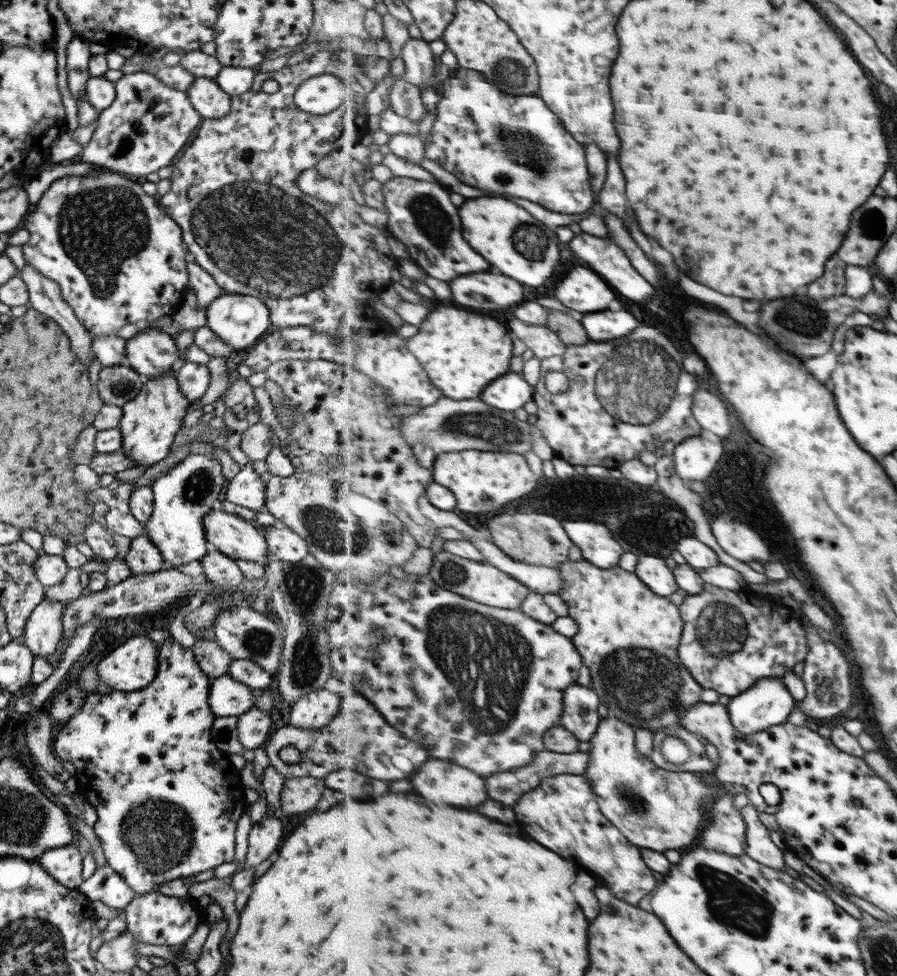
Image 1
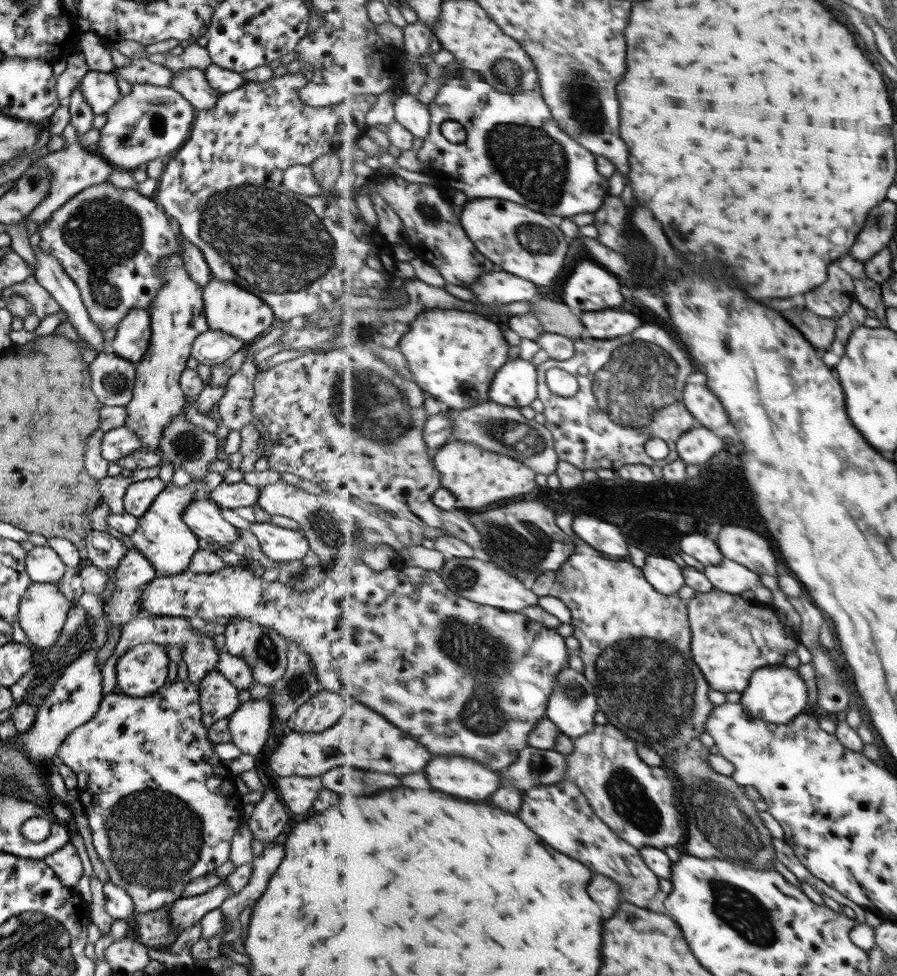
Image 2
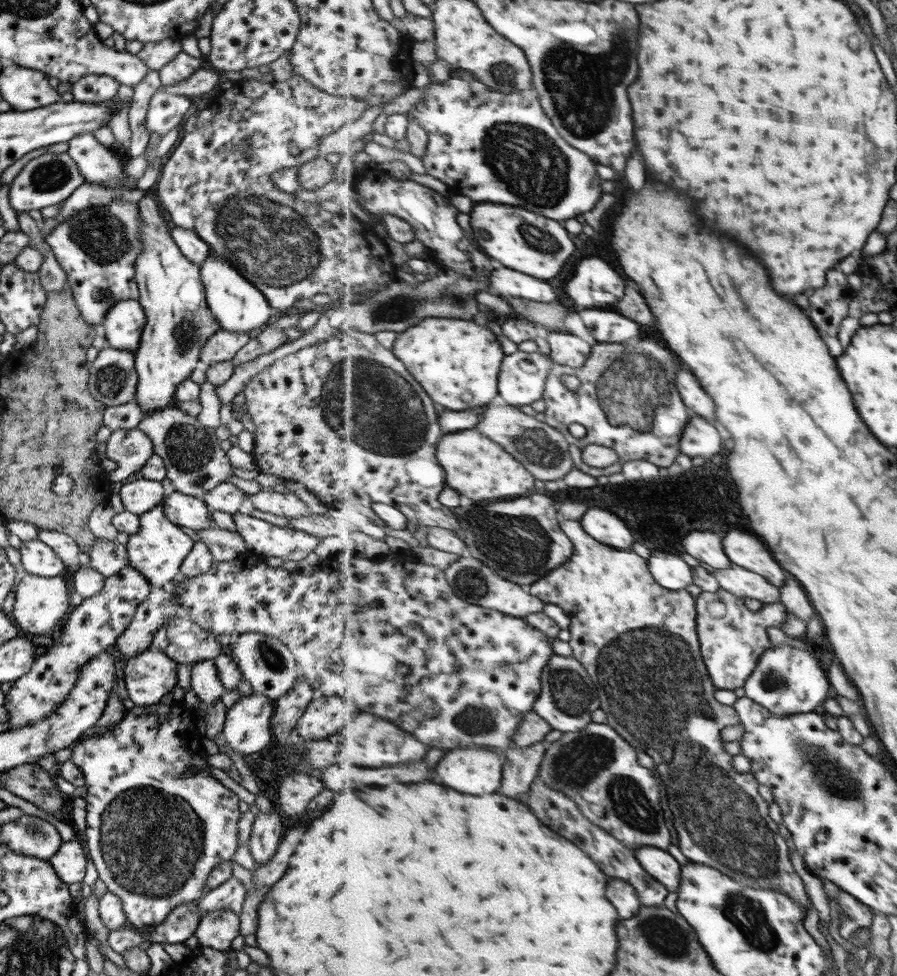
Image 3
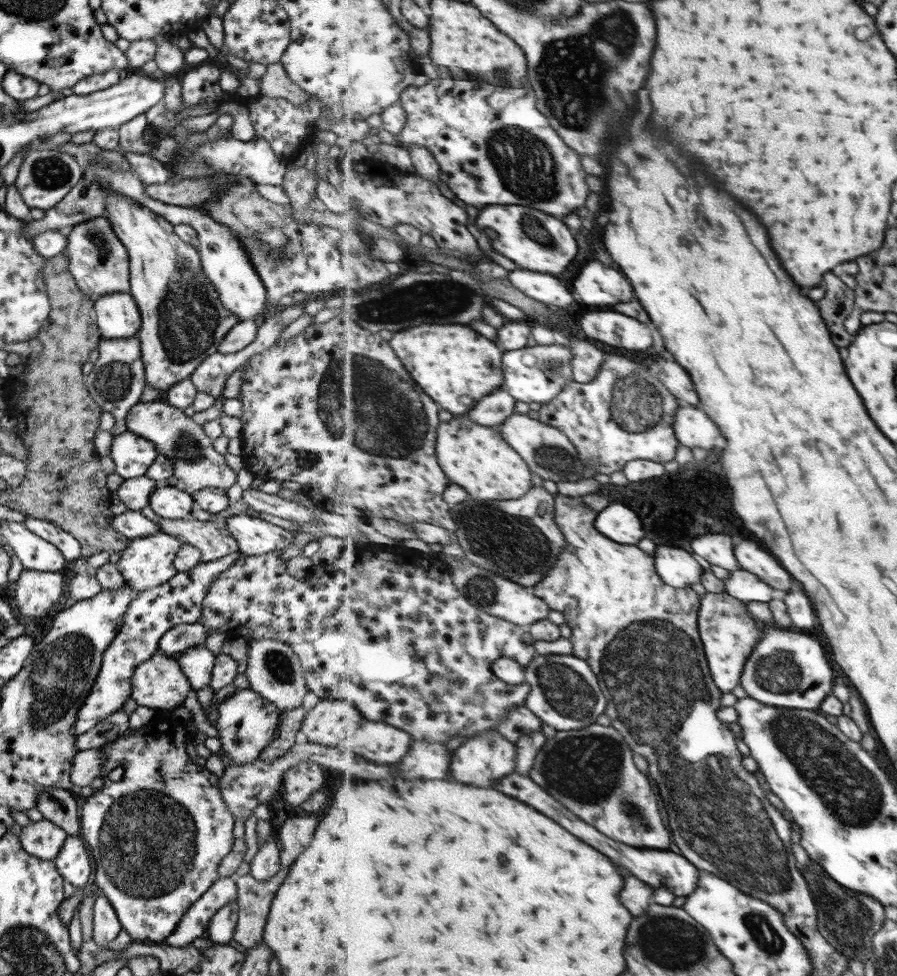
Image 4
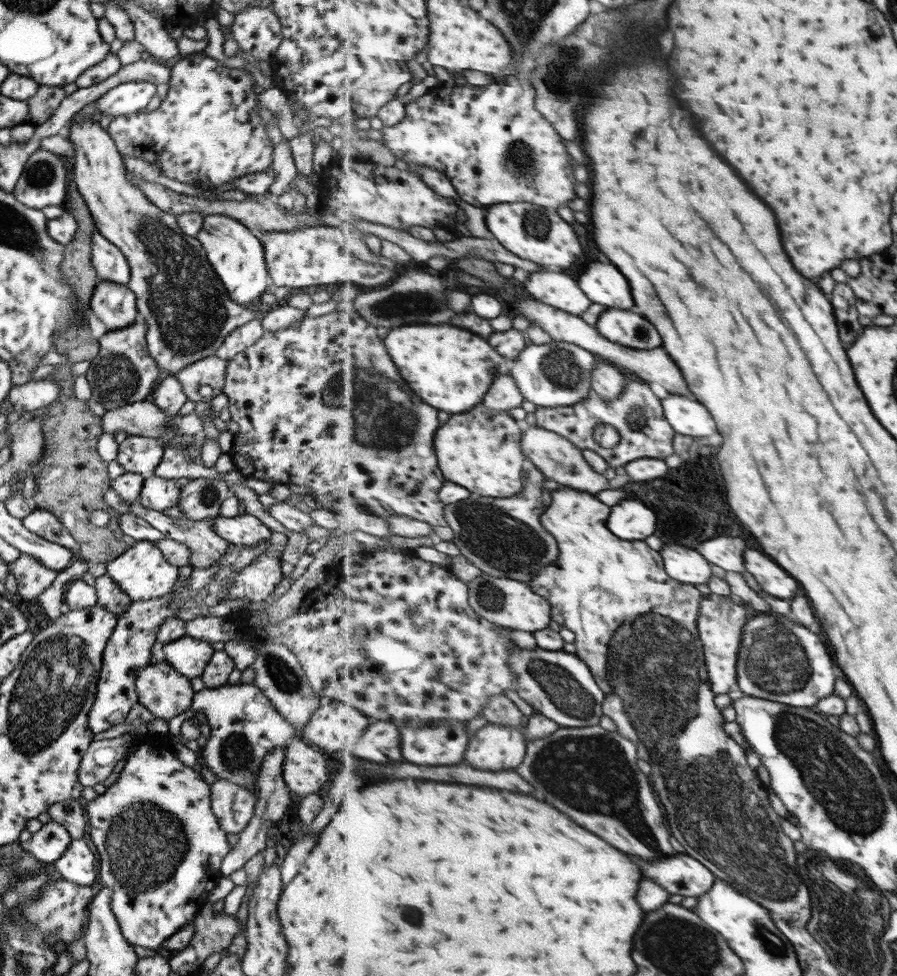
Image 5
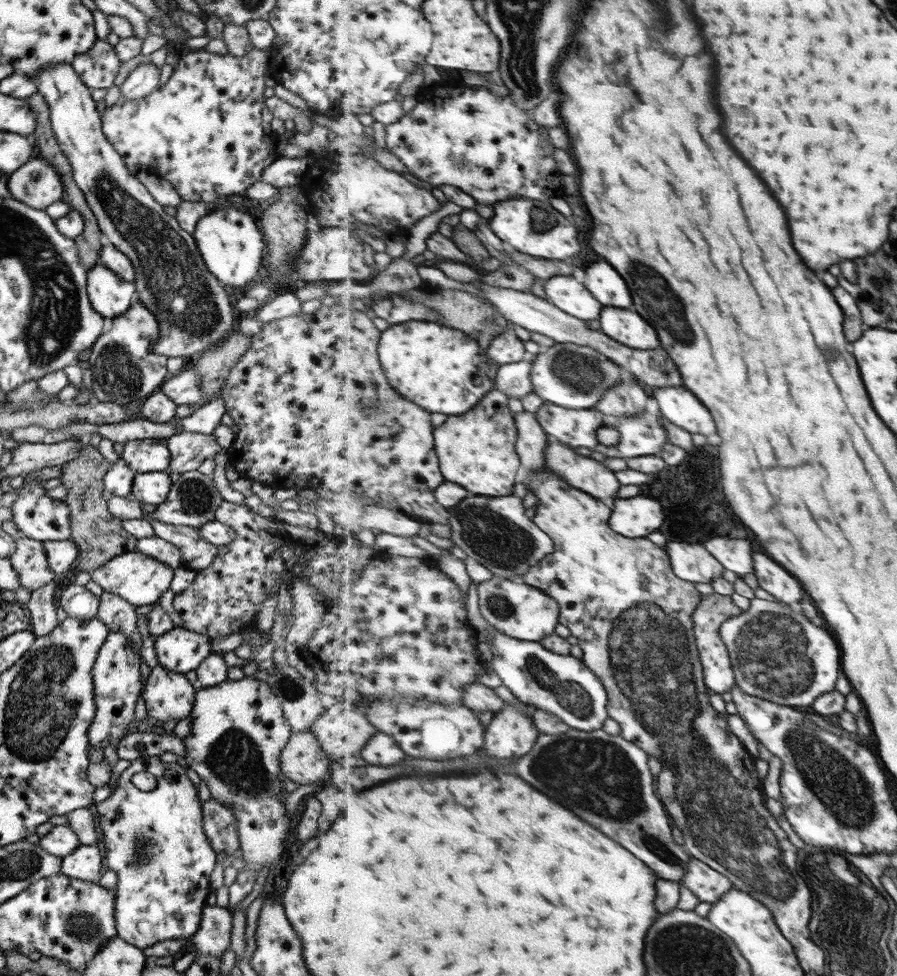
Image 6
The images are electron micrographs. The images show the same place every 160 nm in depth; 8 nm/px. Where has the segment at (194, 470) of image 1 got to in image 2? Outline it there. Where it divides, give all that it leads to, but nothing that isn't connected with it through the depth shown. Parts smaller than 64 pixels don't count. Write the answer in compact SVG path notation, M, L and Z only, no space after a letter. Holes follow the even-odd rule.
M208 471L207 475L203 475L199 481L189 479L190 482L185 488L177 488L172 483L165 486L161 493L155 496L149 508L145 510L145 514L137 518L137 528L129 536L133 548L151 563L156 576L171 576L187 570L189 561L199 546L198 538L183 524L183 510L189 506L189 502L197 500L195 499L197 486L203 486L199 494L203 494L203 499L209 501L209 493L223 481L223 476L219 472Z

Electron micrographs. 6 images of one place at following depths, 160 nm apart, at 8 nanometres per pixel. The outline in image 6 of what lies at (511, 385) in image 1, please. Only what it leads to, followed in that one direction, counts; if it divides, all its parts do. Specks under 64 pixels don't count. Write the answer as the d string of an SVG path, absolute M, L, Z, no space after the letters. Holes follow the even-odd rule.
M556 342L555 346L541 349L537 356L531 378L535 392L547 403L573 410L591 409L606 396L610 388L624 382L620 366L590 346Z

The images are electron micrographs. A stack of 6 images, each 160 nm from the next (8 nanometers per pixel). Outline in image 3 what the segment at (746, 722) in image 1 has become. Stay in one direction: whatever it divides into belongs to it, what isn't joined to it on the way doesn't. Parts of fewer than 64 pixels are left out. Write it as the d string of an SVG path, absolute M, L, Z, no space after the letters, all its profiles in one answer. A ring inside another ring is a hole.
M784 644L771 647L762 654L744 690L751 700L767 707L774 715L783 716L813 712L828 699L829 692L832 692L827 672L823 670L821 660L815 656L813 650L800 650Z

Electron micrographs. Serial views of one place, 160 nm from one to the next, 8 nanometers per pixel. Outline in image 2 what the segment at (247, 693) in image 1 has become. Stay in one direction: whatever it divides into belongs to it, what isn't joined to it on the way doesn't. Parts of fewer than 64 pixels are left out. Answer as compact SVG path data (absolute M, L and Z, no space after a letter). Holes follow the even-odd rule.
M217 669L205 674L198 684L201 722L205 728L220 718L228 718L241 704L237 699L238 691Z

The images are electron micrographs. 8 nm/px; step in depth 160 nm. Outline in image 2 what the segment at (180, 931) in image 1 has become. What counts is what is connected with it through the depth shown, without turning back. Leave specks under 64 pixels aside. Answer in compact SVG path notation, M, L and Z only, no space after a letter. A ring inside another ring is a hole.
M164 904L157 910L134 912L132 918L137 922L137 936L141 946L145 948L164 949L169 947L177 937L170 926L168 910L170 904Z

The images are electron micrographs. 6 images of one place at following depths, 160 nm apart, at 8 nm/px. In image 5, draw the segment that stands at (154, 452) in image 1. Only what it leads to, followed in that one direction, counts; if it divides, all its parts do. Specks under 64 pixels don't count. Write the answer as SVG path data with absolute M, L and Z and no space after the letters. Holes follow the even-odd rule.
M69 120L66 129L69 136L65 138L74 148L74 160L70 162L73 182L77 192L84 198L98 233L114 244L127 261L130 276L126 287L134 294L137 316L148 326L145 335L146 347L149 356L159 368L175 376L179 370L192 362L214 355L223 339L235 330L235 327L254 318L263 317L261 313L242 307L227 296L223 283L206 259L200 238L183 234L174 215L163 212L139 190L139 187L128 181L121 155L97 121Z

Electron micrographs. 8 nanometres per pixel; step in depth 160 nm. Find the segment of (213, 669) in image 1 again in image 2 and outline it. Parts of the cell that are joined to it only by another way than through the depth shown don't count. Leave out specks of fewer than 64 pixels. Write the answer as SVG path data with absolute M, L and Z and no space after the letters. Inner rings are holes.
M153 617L130 619L125 625L121 626L119 638L112 654L103 663L101 669L102 676L102 694L108 695L112 692L116 685L115 665L116 660L124 653L125 650L132 646L137 646L146 642L152 642L161 646L178 646L180 655L185 662L188 682L191 684L199 684L199 681L210 670L215 669L218 659L218 651L213 645L213 639L210 636L198 633L187 619L180 617Z

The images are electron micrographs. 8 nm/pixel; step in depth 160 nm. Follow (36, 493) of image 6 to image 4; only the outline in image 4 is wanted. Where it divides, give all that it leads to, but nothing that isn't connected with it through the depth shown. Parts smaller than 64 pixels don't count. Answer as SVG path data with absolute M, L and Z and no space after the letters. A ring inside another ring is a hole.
M26 518L24 525L29 532L55 546L67 562L73 562L80 557L78 541L73 535L60 529L59 526L37 518Z

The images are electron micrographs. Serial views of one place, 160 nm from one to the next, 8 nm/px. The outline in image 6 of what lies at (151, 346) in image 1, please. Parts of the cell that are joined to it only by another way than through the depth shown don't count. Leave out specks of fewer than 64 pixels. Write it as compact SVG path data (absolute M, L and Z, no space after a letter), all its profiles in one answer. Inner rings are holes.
M99 262L86 272L86 295L91 308L110 319L125 313L136 299L134 284L118 278Z

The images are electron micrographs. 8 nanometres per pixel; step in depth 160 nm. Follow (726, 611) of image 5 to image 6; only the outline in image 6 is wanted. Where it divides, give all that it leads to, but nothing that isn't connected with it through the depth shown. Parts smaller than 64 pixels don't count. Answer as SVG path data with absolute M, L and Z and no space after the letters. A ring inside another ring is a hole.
M715 592L712 596L706 596L694 613L694 633L701 654L704 679L708 688L720 695L723 692L730 692L738 684L730 650L727 648L726 641L722 638L721 629L724 622L735 616L739 616L739 612L731 608L730 602L726 597L718 596Z

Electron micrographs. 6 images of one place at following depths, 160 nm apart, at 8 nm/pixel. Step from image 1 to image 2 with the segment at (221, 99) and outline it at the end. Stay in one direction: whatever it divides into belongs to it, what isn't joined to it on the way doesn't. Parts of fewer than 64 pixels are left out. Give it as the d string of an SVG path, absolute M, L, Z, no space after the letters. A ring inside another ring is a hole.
M195 68L173 72L170 87L189 102L195 111L212 108L220 95L207 84L204 72Z

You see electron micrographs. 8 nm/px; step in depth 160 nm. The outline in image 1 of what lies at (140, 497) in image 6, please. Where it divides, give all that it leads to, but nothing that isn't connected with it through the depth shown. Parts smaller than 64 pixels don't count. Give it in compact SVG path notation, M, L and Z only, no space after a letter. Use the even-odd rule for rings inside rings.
M207 510L203 516L203 531L207 542L227 557L266 563L269 557L263 533L252 522L219 510Z

